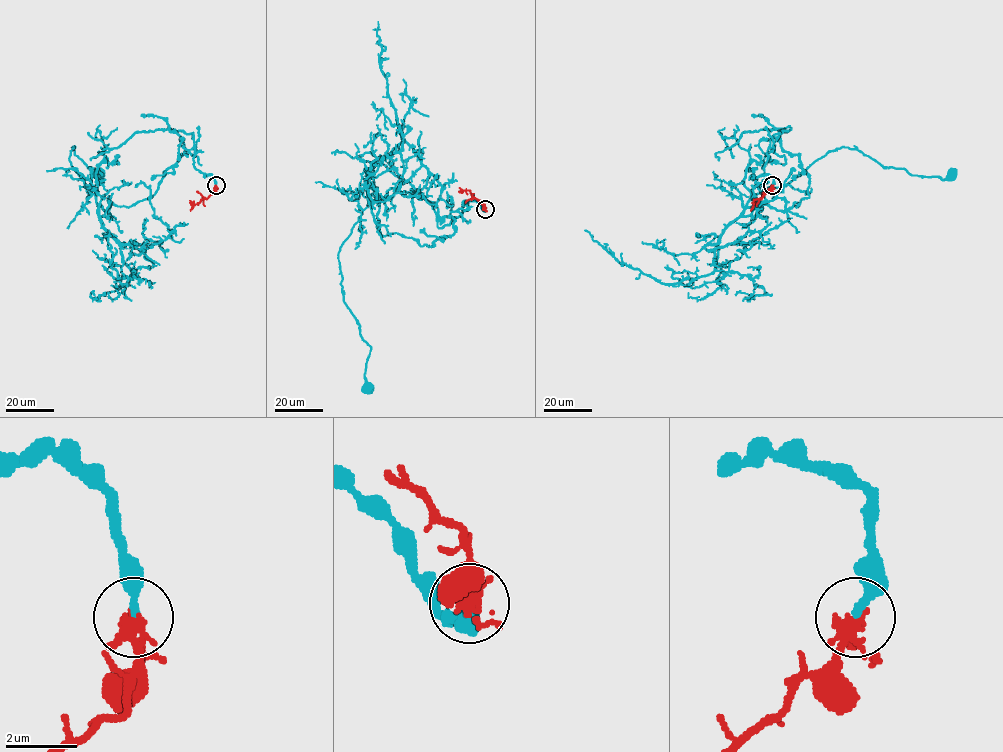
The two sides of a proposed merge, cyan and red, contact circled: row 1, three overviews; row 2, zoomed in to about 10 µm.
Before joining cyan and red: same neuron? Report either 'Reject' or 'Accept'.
Reject

